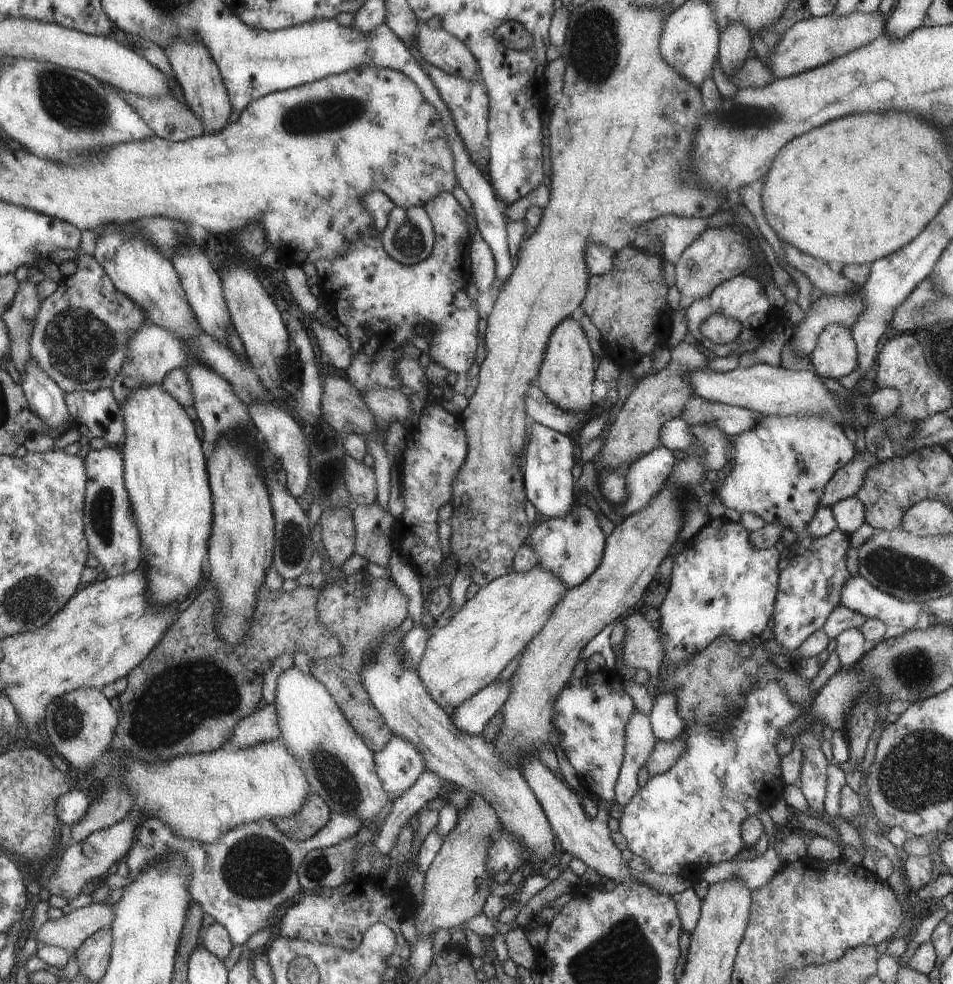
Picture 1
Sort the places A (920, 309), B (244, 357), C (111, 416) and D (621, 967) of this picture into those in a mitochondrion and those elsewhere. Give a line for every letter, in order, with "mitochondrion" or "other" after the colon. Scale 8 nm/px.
A: mitochondrion
B: other
C: other
D: mitochondrion

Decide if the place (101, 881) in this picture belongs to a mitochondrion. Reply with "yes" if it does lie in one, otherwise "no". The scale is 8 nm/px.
no

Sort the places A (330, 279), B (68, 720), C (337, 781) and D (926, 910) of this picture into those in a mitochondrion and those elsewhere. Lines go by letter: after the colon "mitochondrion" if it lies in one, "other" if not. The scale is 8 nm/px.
A: other
B: mitochondrion
C: mitochondrion
D: other

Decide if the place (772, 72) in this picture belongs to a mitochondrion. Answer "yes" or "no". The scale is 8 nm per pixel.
no

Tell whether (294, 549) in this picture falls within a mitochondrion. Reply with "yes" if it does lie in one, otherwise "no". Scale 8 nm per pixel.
yes

